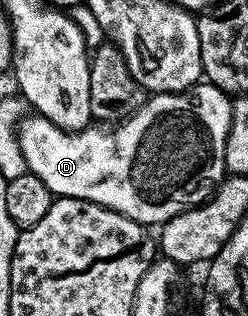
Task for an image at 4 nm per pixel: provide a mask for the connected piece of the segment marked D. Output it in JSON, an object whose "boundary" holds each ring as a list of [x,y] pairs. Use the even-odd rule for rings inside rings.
{"boundary":[[[201,81],[187,91],[153,94],[145,98],[144,104],[115,130],[104,125],[89,125],[82,131],[64,131],[44,115],[28,113],[20,120],[16,137],[27,170],[38,176],[53,196],[85,199],[139,223],[163,225],[178,213],[200,206],[212,196],[220,180],[225,178],[224,154],[231,120],[232,99],[229,92]]]}

